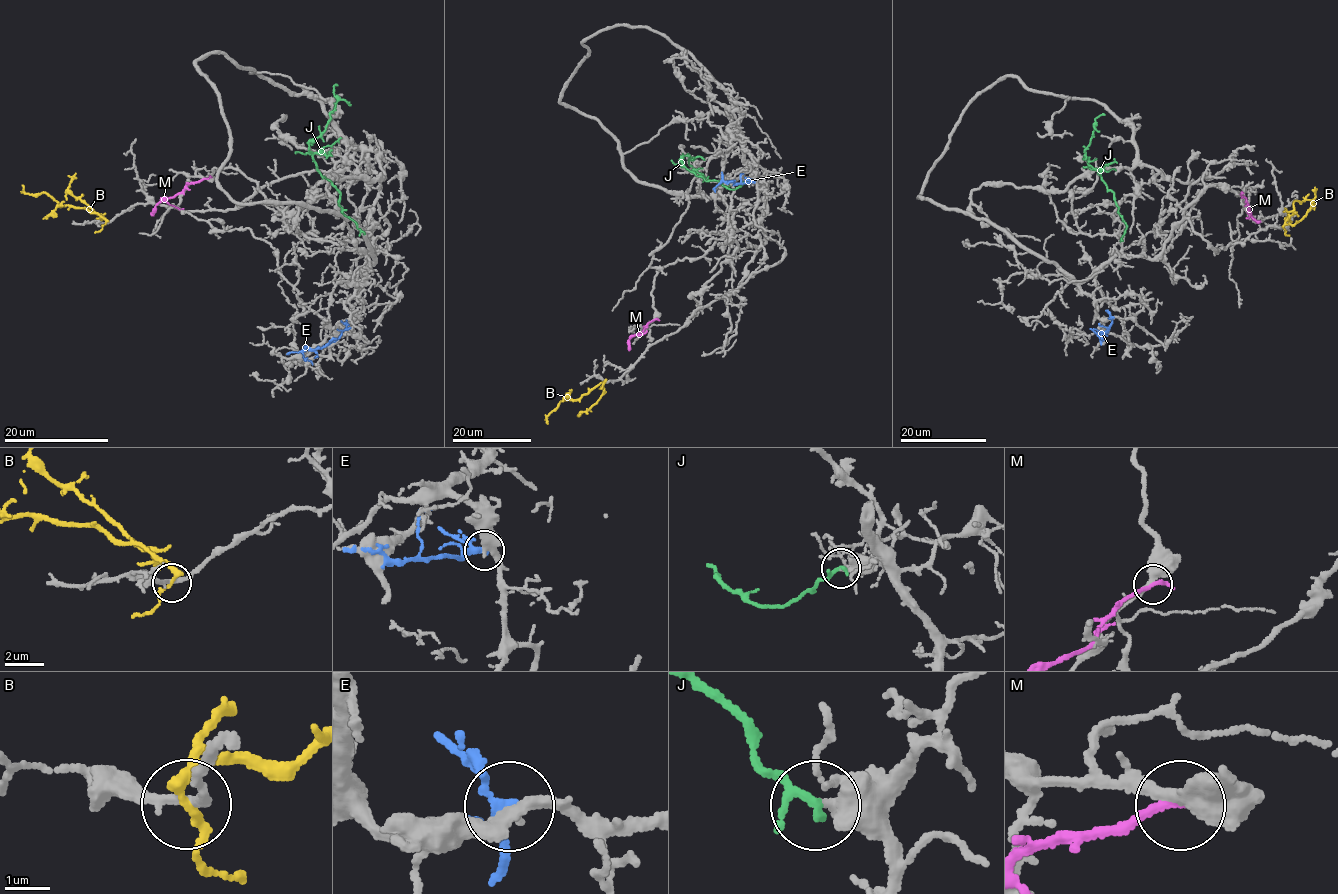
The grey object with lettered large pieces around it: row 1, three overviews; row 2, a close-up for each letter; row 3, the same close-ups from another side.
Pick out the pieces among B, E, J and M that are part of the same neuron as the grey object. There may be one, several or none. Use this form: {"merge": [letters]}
{"merge": ["J"]}

